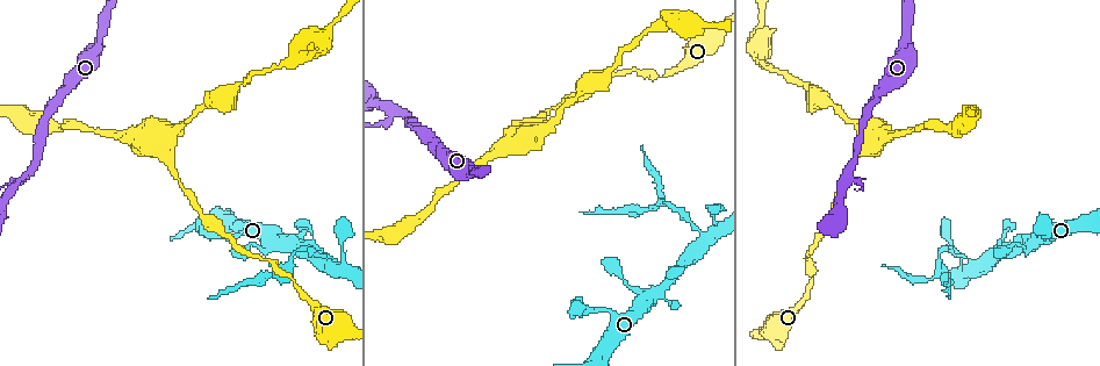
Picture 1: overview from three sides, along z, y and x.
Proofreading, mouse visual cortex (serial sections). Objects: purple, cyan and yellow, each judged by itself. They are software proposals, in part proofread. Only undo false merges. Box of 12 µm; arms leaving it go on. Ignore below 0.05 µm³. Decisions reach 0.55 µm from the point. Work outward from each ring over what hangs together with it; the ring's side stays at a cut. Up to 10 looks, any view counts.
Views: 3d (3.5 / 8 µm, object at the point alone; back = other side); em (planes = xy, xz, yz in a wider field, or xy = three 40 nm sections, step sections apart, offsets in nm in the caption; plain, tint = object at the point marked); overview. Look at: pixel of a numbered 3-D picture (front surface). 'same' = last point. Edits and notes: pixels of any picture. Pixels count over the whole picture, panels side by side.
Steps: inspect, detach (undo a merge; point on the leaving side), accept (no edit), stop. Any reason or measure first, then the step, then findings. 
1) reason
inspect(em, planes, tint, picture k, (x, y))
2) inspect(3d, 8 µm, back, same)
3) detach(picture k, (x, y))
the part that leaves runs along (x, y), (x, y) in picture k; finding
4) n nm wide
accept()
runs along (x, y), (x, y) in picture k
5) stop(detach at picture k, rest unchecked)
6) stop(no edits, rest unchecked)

a fork
inspect(3d, 8 µm, picture 1, (1034, 242))

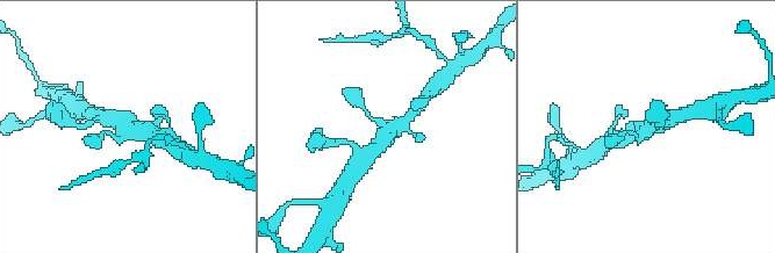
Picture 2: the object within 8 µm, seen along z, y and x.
inspect(3d, 3.5 µm, picture 2, (390, 129))

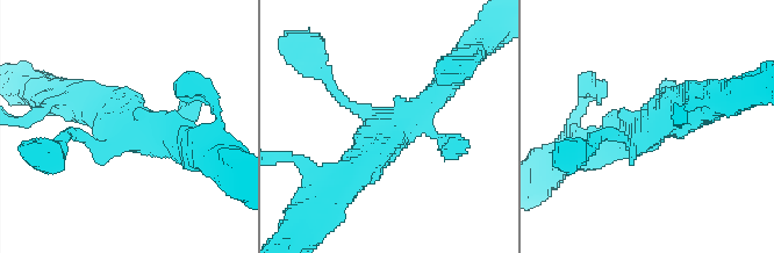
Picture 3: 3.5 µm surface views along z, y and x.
inspect(em, xy, step 5, tint, picture 3, (652, 125))

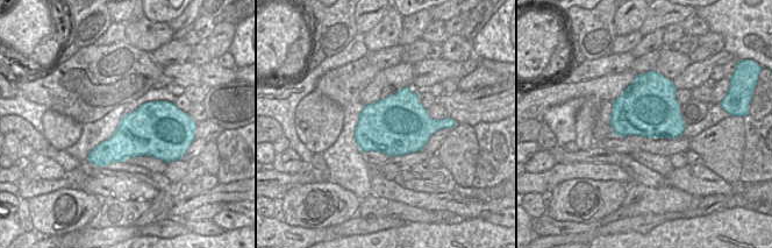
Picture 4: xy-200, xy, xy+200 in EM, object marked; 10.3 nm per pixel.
accept()
runs along (341, 182), (444, 81) in picture 3; continuous, no second cell

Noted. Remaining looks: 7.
abrupt turn
inspect(3d, 8 µm, picture 1, (149, 132))

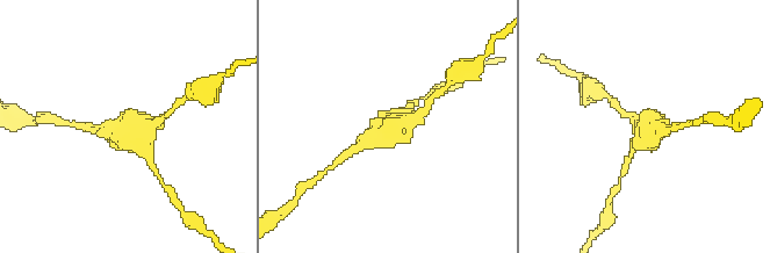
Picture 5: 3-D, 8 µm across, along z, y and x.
closer look
inspect(3d, 3.5 µm, picture 5, (649, 121))

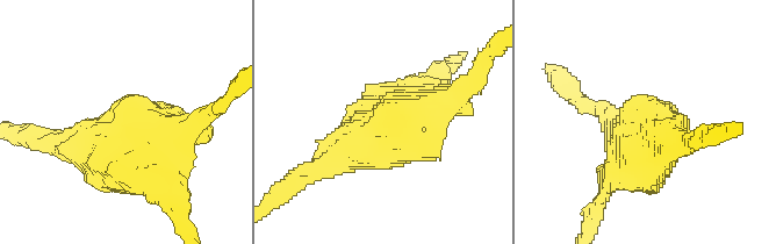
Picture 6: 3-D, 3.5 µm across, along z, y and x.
accept()
runs along (609, 178), (647, 136), (656, 97) in picture 6; all the same cell

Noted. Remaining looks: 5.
branch point
inspect(em, xy, step 3, tint, picture 1, (227, 94))

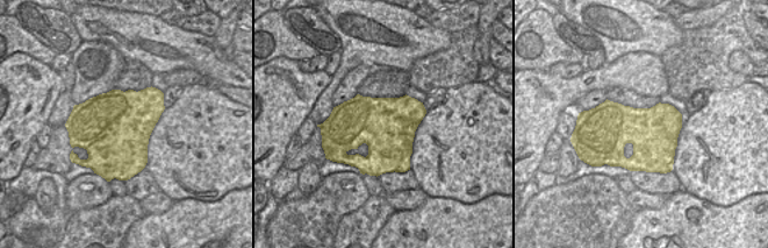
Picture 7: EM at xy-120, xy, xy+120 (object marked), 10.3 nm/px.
inspect(3d, 3.5 µm, same)

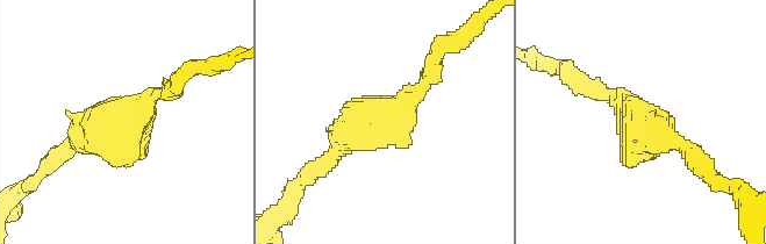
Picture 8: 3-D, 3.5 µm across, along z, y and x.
accept()
runs along (331, 156), (431, 69) in picture 8; one cell here

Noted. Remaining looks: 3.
two arms in line, one across
inspect(3d, 3.5 µm, back, picture 1, (22, 180))

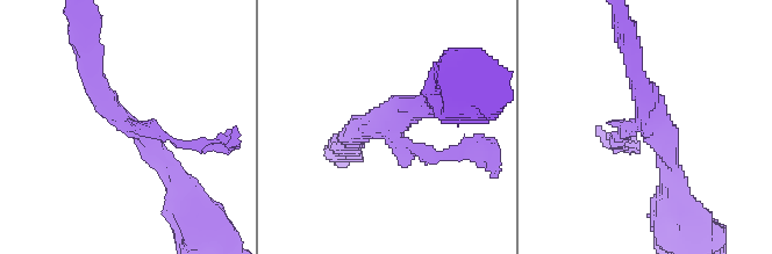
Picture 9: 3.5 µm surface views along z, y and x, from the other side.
3 arms; arms of 150, 250, 300 nm
inspect(em, xy, step 1, tint, picture 9, (385, 121))

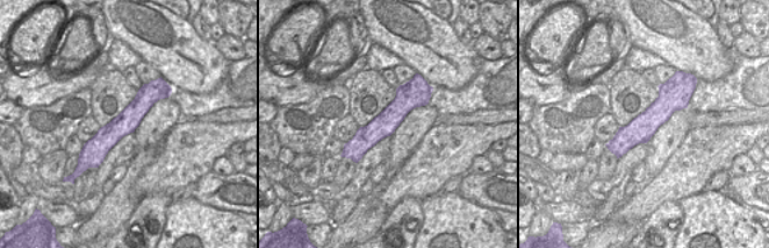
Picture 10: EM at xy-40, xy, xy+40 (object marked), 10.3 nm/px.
cut it another way
inspect(em, xy, step 2, tint, same)

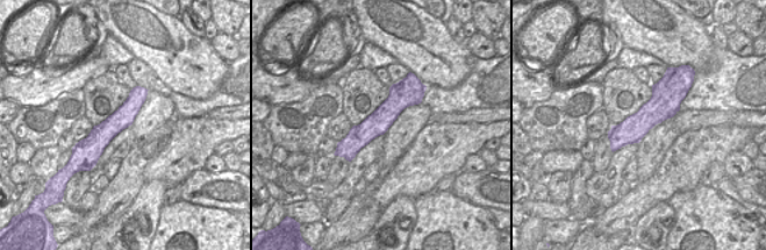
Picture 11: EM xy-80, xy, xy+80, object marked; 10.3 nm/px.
accept()
runs along (407, 79), (407, 91), (343, 154) in picture 11; continuous, no second cell

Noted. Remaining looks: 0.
stop(no edits, rest unchecked)

